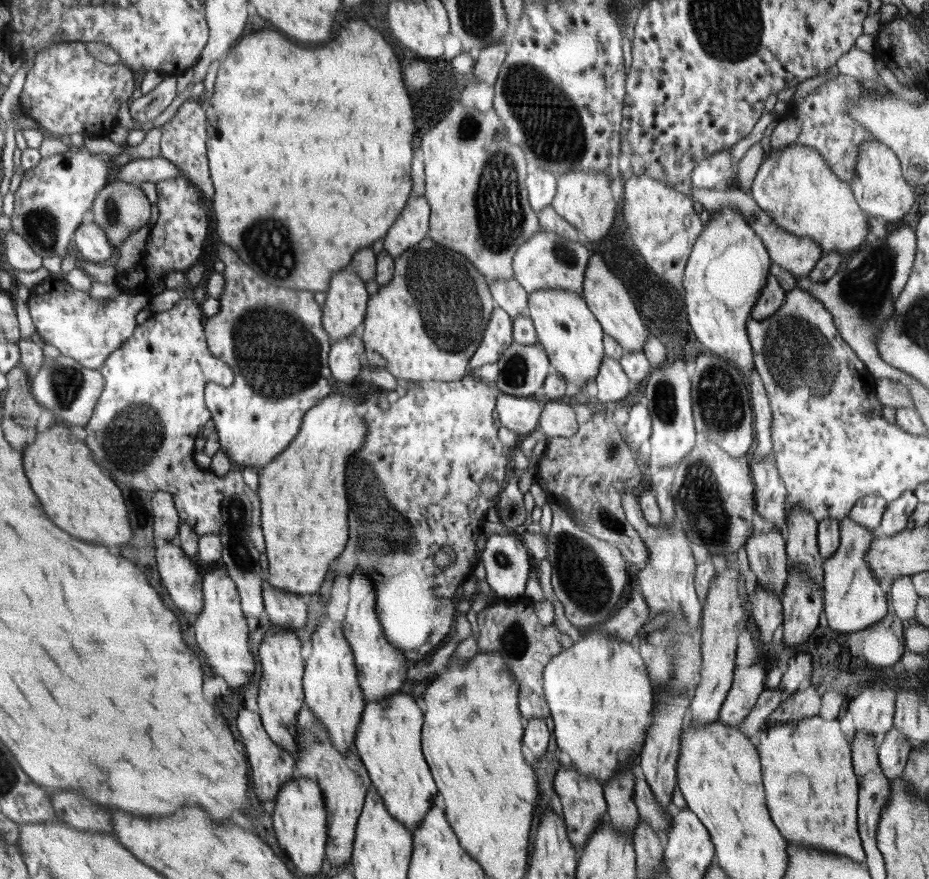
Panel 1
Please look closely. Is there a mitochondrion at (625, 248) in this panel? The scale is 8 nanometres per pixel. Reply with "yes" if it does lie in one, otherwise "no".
no

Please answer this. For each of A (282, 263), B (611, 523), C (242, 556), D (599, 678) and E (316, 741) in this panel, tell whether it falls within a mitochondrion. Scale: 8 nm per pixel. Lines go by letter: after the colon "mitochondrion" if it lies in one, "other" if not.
A: mitochondrion
B: mitochondrion
C: mitochondrion
D: other
E: mitochondrion

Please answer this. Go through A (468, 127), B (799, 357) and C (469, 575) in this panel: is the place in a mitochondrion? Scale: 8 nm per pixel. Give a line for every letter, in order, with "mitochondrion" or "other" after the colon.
A: mitochondrion
B: mitochondrion
C: other

